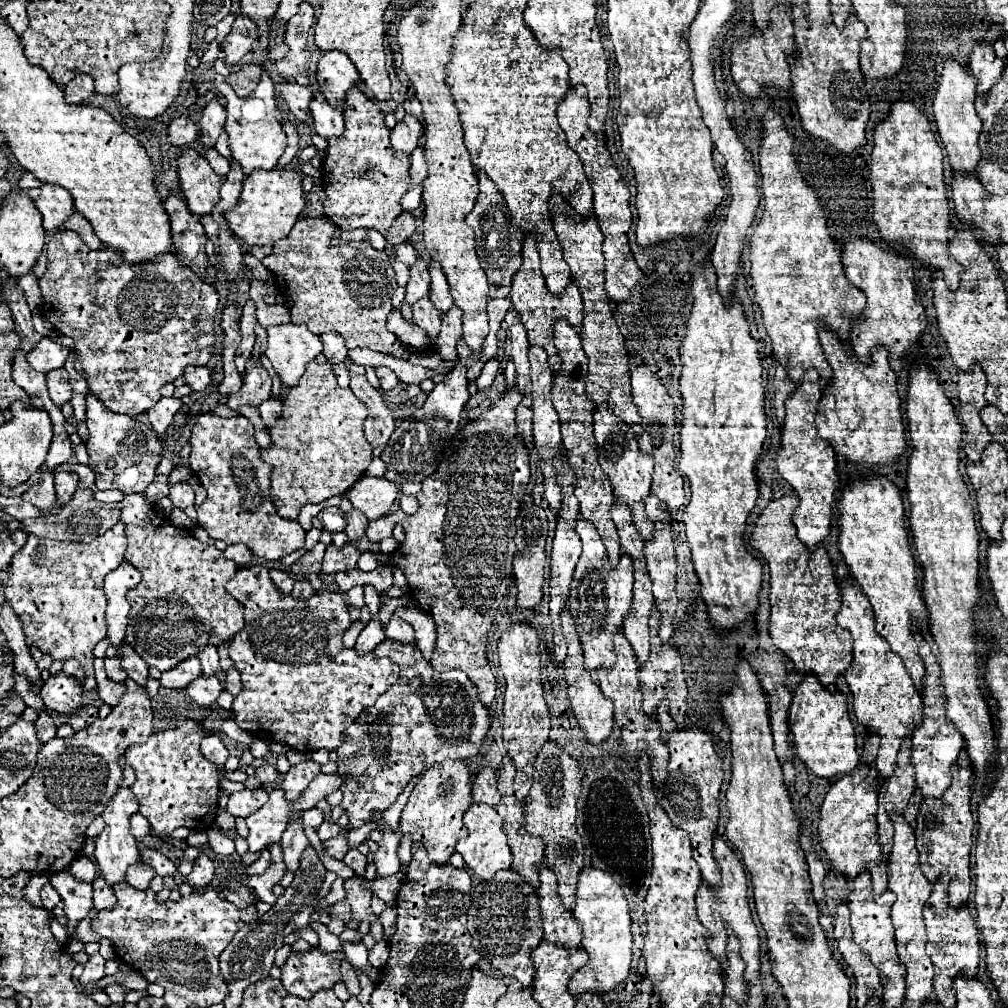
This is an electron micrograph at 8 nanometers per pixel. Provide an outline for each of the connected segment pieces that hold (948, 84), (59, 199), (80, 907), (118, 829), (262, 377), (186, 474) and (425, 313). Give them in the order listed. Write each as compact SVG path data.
M947 59L941 71L939 89L933 99L933 115L935 115L939 137L947 149L949 163L955 171L973 173L975 165L979 163L981 151L977 145L977 137L983 125L975 113L975 105L973 105L975 97L977 97L977 79L969 73L969 67L957 63L955 59Z
M43 185L39 189L29 189L27 193L41 211L43 227L47 231L61 229L63 223L75 213L71 193L59 185Z
M59 871L59 873L51 875L49 881L59 891L61 899L65 903L65 915L69 919L69 933L71 935L77 935L73 929L93 909L93 899L91 899L93 887L91 887L91 883L77 881L67 871Z
M125 757L119 759L119 765L123 769L123 781L121 781L117 793L109 799L105 811L101 813L101 817L105 821L105 829L95 837L95 847L97 847L95 849L95 859L97 859L99 867L101 867L103 879L107 879L109 885L115 885L115 883L123 881L127 867L139 863L139 849L137 849L135 837L129 831L129 817L139 811L139 803L135 801L135 795L129 789L129 785L133 785L133 781L135 781L135 771L131 769L131 765L127 765Z
M249 359L243 377L243 387L237 393L229 395L227 407L231 409L239 409L243 405L259 407L269 397L271 397L271 377L267 375L267 369Z
M179 463L179 467L175 467L173 473L169 475L169 483L175 485L175 483L179 483L179 481L187 481L187 479L191 479L191 477L193 477L193 471L191 471L189 463Z
M429 297L419 299L419 303L413 303L413 323L425 329L427 335L433 339L431 343L435 343L441 323L441 311L429 301Z

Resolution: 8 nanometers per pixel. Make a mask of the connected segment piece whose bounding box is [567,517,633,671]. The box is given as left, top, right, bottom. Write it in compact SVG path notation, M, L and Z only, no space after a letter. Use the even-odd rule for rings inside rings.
M577 517L575 531L581 537L583 553L579 557L579 563L575 567L573 583L569 589L569 611L573 619L577 621L579 639L583 643L583 655L585 655L585 667L587 671L595 671L599 667L611 667L615 663L615 651L613 651L613 637L619 631L625 613L631 605L631 591L633 591L633 563L627 553L621 553L621 559L617 567L613 567L607 559L607 551L603 541L599 539L595 527L583 519Z

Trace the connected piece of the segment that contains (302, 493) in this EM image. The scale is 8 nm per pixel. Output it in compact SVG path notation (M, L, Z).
M311 361L305 367L303 379L291 391L287 391L283 399L283 413L277 419L277 423L269 429L271 435L271 447L261 449L261 459L269 463L271 467L271 501L275 505L277 515L283 519L297 519L299 511L307 503L321 503L329 497L345 495L355 481L359 481L371 459L373 449L369 447L365 435L363 435L363 421L367 417L367 407L363 401L359 401L351 389L339 389L335 375L331 371L331 363L315 363Z

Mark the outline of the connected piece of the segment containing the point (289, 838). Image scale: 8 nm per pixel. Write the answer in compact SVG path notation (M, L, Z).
M301 819L289 821L289 825L281 837L281 847L283 847L287 871L297 871L297 867L301 863L301 855L309 847L309 839L305 835L305 825Z

